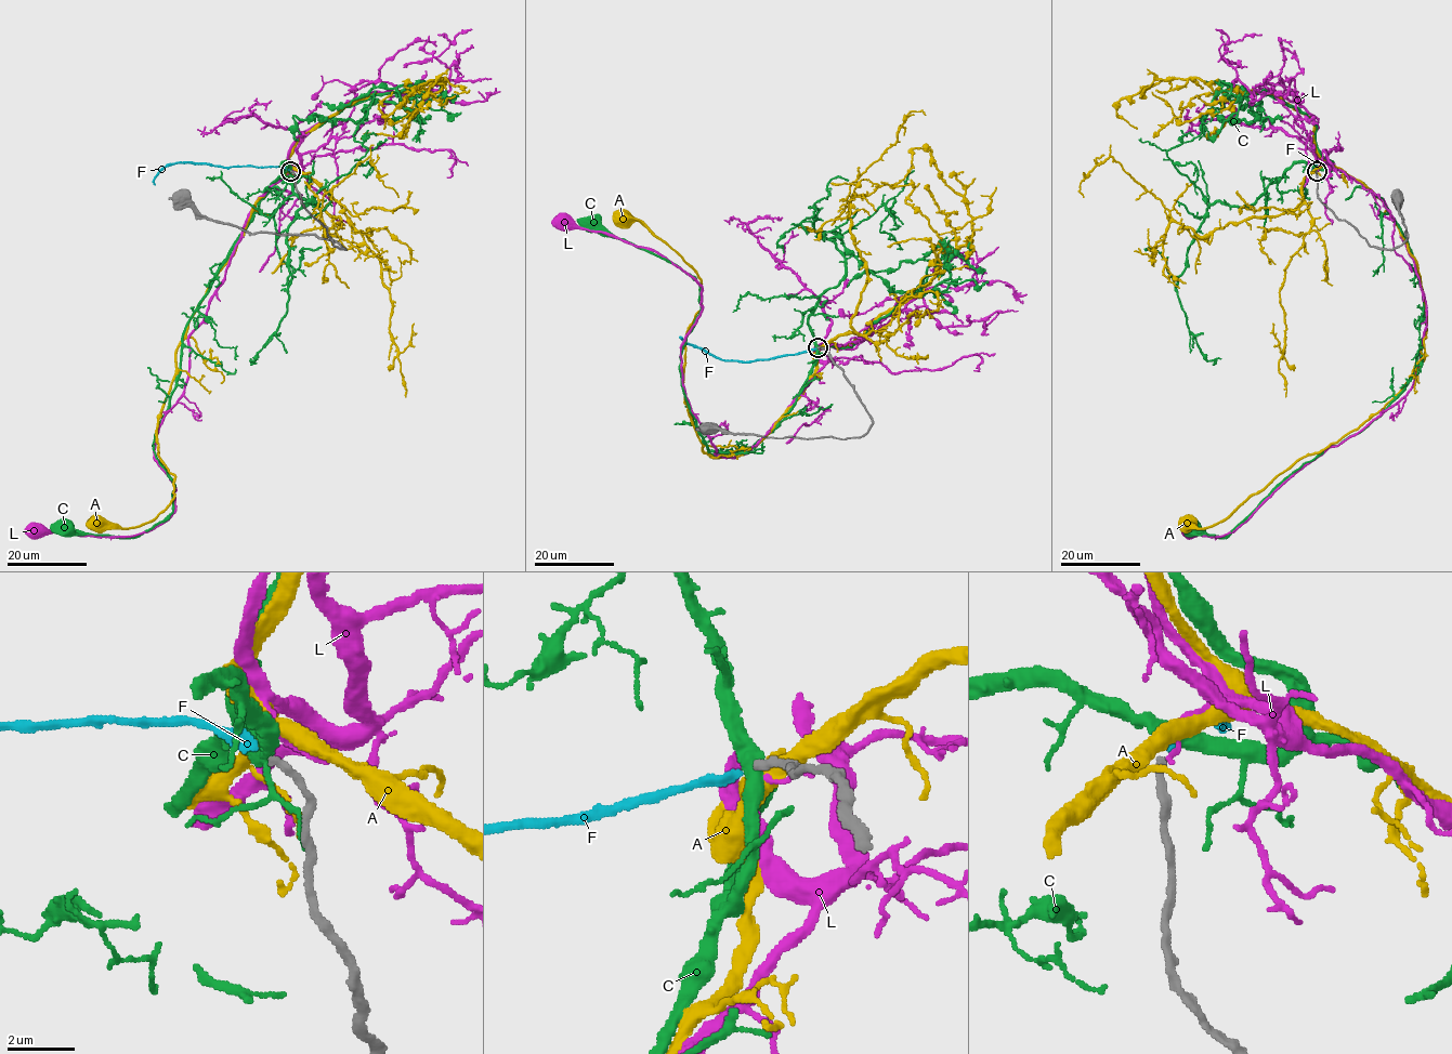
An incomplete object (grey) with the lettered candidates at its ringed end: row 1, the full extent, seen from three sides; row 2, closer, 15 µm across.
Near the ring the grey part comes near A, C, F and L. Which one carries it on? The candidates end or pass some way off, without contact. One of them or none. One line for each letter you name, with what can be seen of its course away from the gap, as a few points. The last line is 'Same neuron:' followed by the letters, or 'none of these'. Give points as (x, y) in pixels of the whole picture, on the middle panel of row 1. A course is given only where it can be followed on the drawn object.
F: course (815, 348), (745, 363), (721, 360), (688, 344), (681, 337)
Same neuron: F

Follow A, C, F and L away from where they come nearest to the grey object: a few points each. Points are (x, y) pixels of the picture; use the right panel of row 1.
A: (1317, 169), (1361, 182), (1416, 264), (1425, 338), (1414, 372), (1357, 429), (1302, 457), (1225, 519), (1186, 523)
C: (1318, 169), (1361, 182), (1408, 242), (1425, 320), (1416, 368), (1381, 414), (1304, 462), (1227, 537), (1189, 529)
F: (1317, 169), (1331, 166), (1316, 165), (1305, 184)
L: (1317, 169), (1341, 169), (1384, 200), (1413, 261), (1426, 304), (1414, 383), (1235, 530), (1191, 529)

